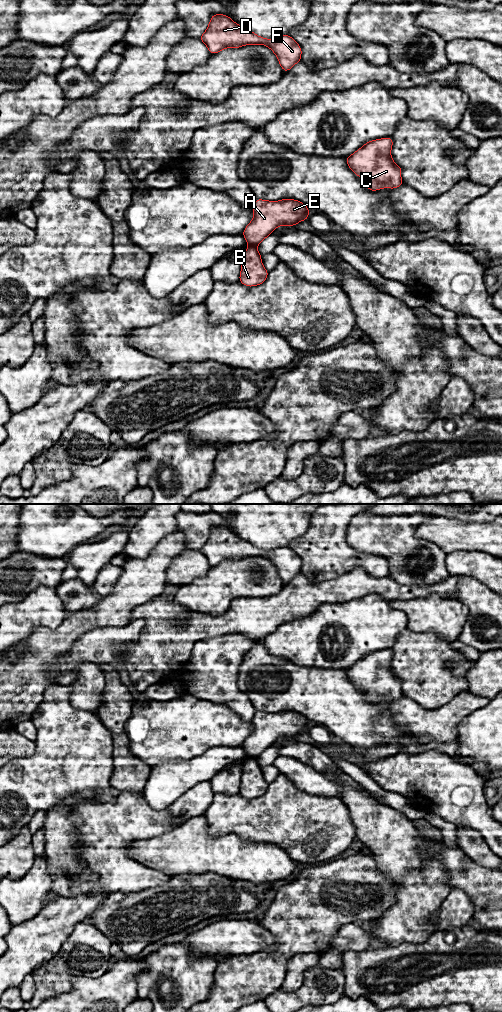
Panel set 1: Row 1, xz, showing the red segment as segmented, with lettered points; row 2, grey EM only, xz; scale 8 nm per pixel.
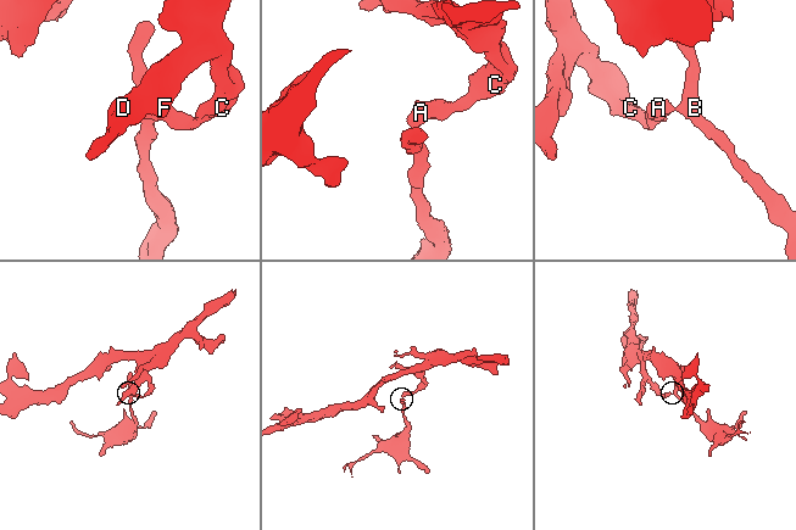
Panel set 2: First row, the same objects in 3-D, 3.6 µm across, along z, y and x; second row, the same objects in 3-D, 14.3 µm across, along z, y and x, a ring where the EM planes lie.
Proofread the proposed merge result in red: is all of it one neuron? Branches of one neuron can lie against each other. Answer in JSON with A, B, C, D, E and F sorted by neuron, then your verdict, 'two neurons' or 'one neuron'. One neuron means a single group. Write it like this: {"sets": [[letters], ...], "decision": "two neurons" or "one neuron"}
{"sets": [["A", "C", "D", "E", "F"], ["B"]], "decision": "two neurons"}

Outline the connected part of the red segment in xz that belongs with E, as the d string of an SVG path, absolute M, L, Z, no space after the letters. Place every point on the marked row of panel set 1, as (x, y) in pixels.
M256 199L252 208L254 217L243 231L248 245L259 245L278 226L295 226L307 220L309 208L295 199L268 201Z

